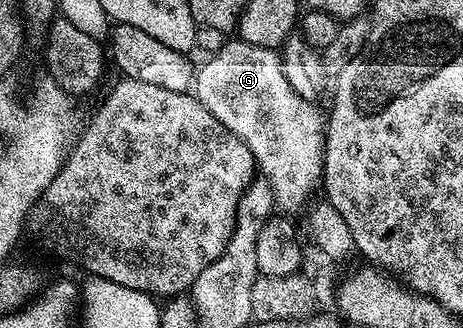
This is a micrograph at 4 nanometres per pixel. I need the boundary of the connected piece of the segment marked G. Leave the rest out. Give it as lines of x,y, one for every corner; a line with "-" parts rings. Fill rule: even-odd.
231,38
203,68
201,65
197,69
192,92
212,113
212,118
216,118
216,122
228,126
228,130
232,130
232,134
236,134
236,138
240,138
240,142
252,150
257,171
270,183
275,205
283,213
295,214
311,203
310,195
314,187
319,187
322,178
324,116
314,109
311,101
294,92
285,77
282,62
283,57
275,49
252,46
243,40

